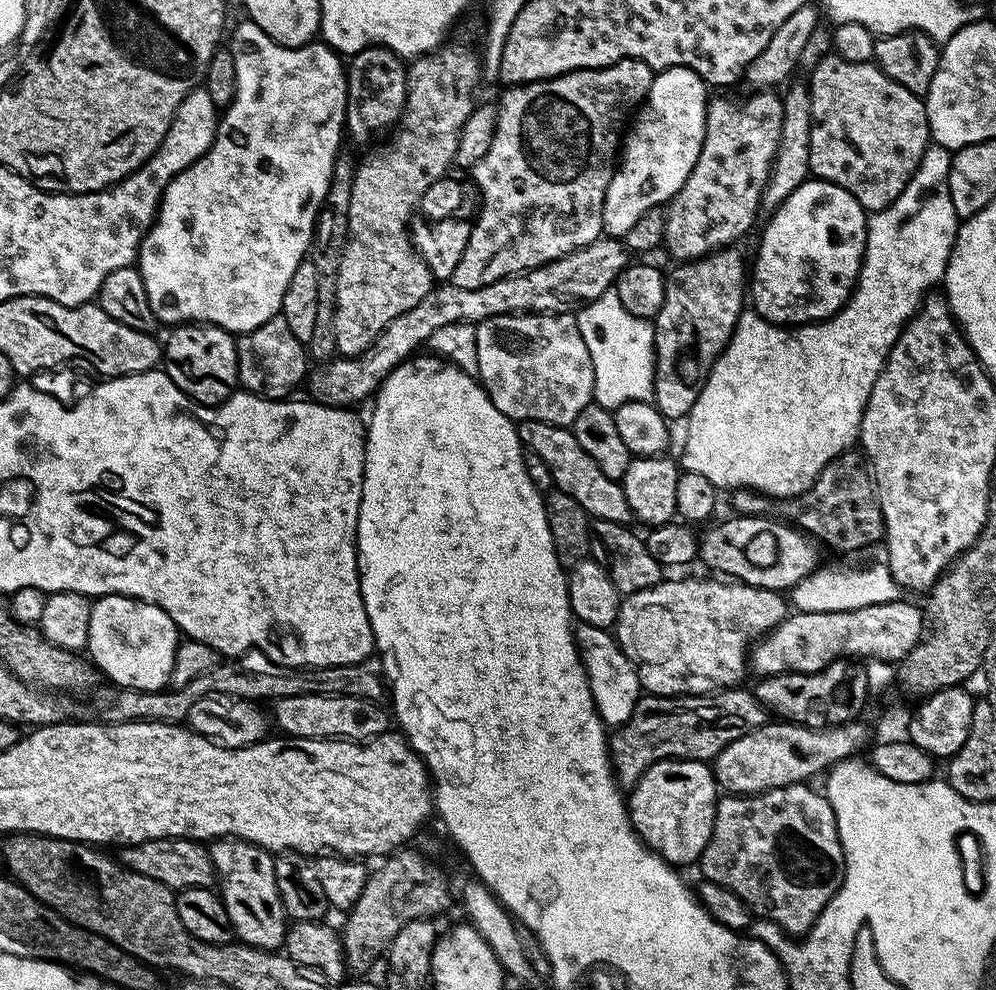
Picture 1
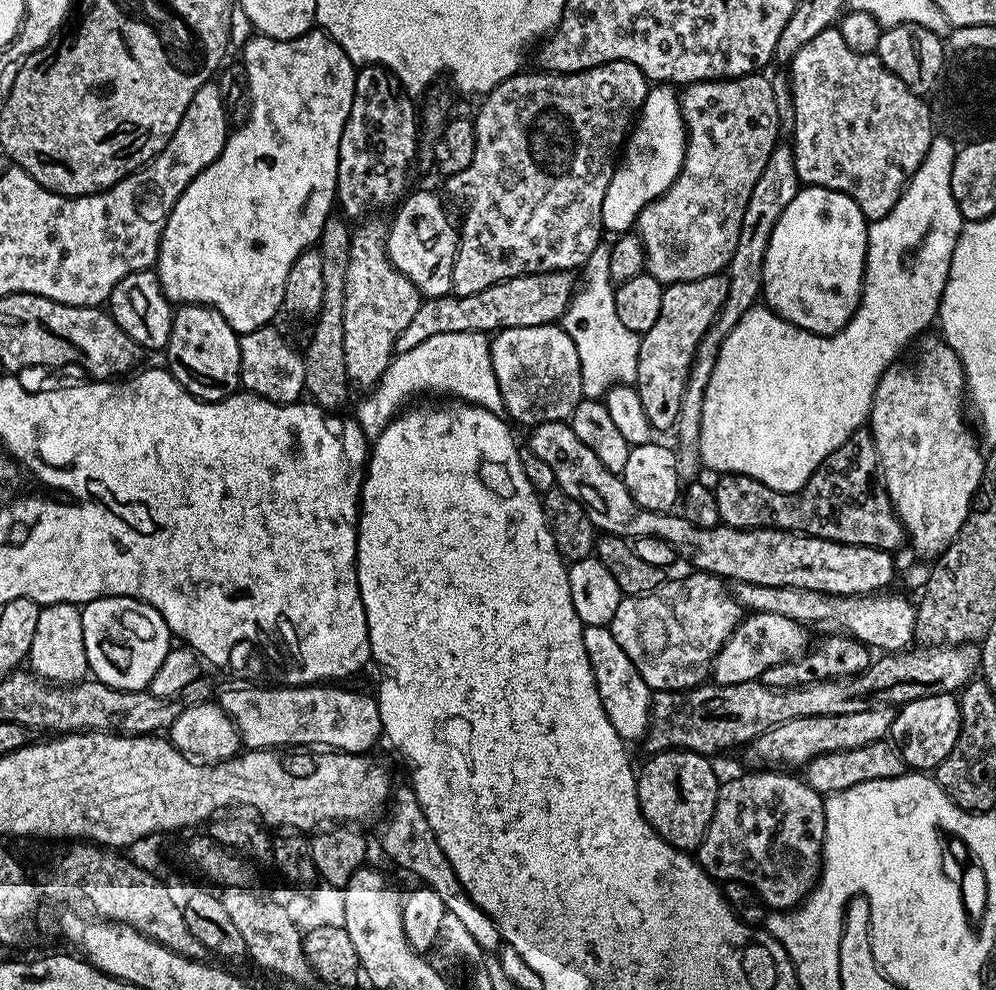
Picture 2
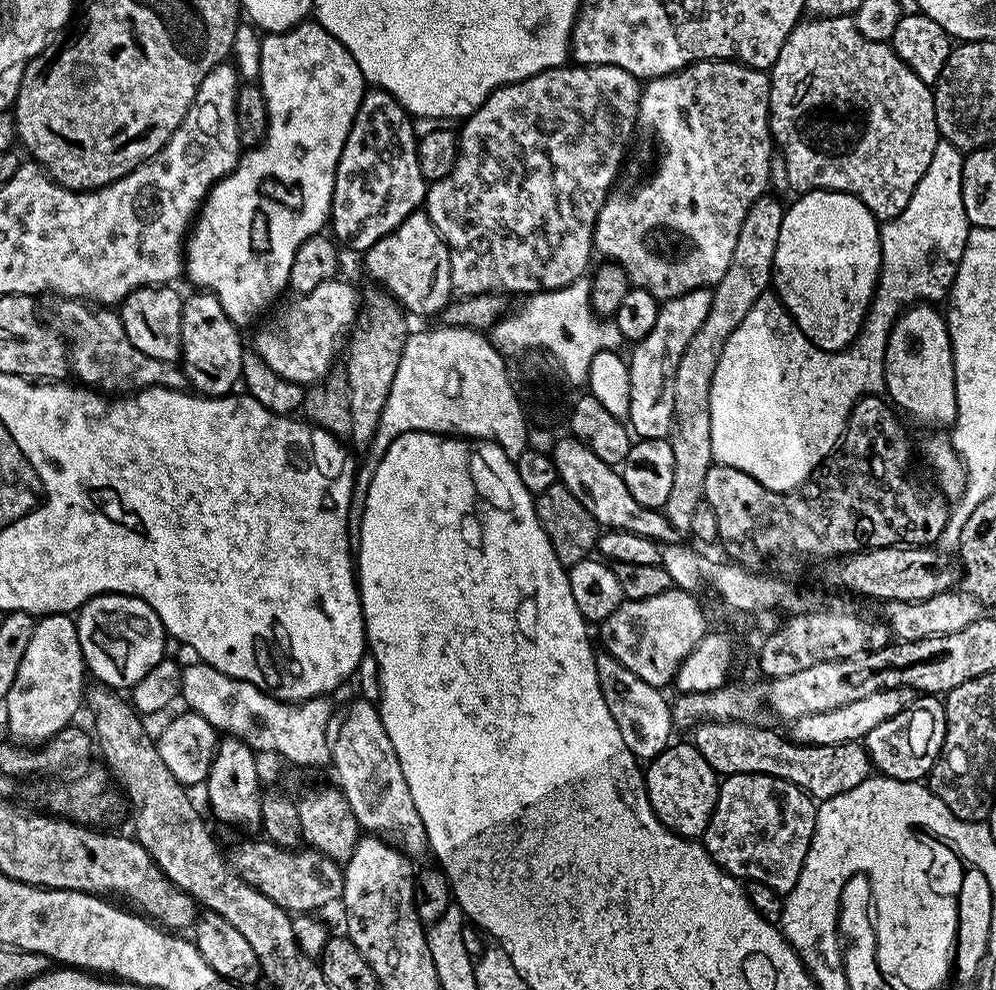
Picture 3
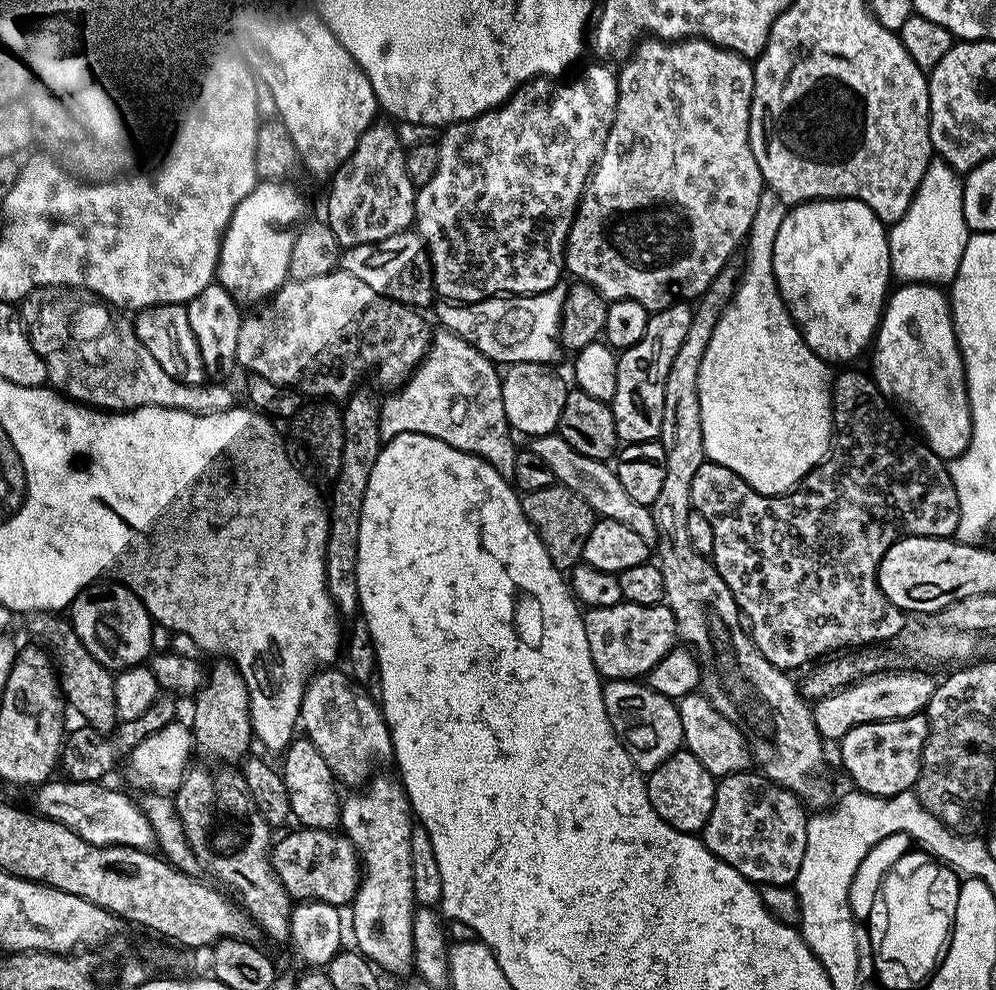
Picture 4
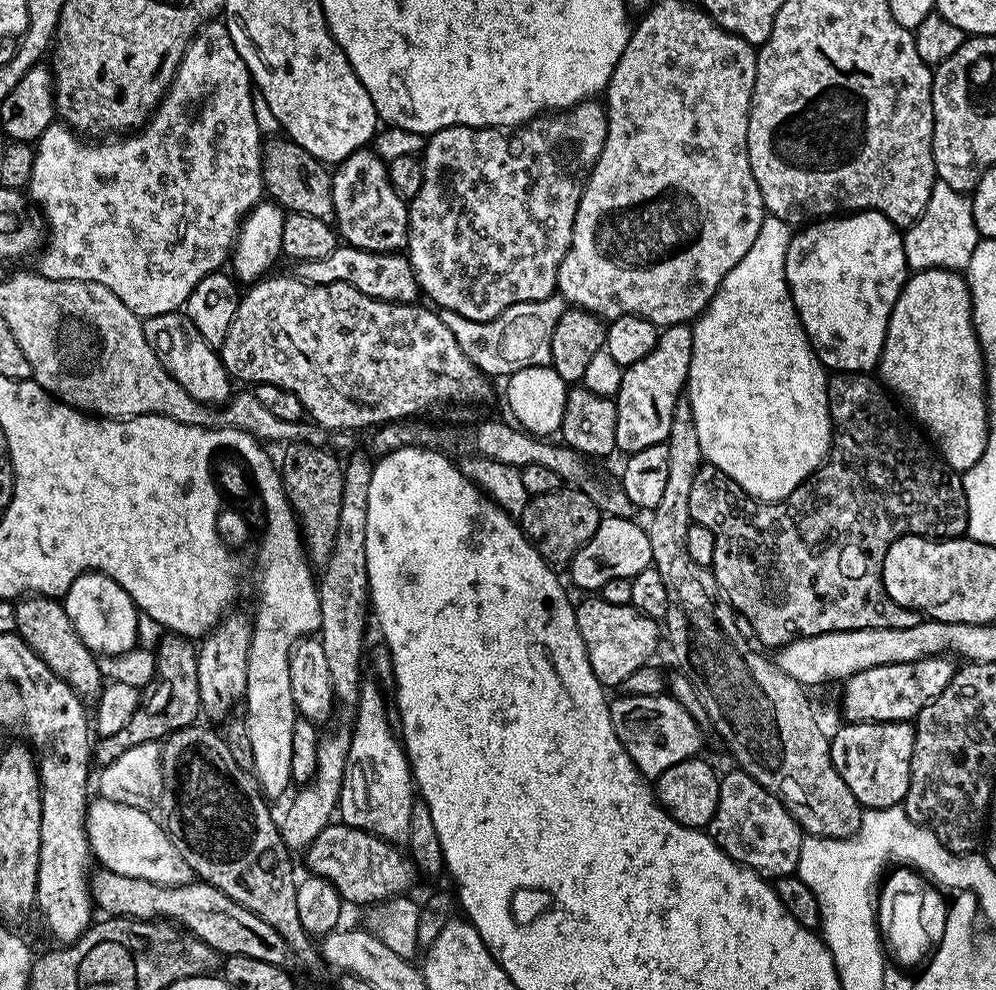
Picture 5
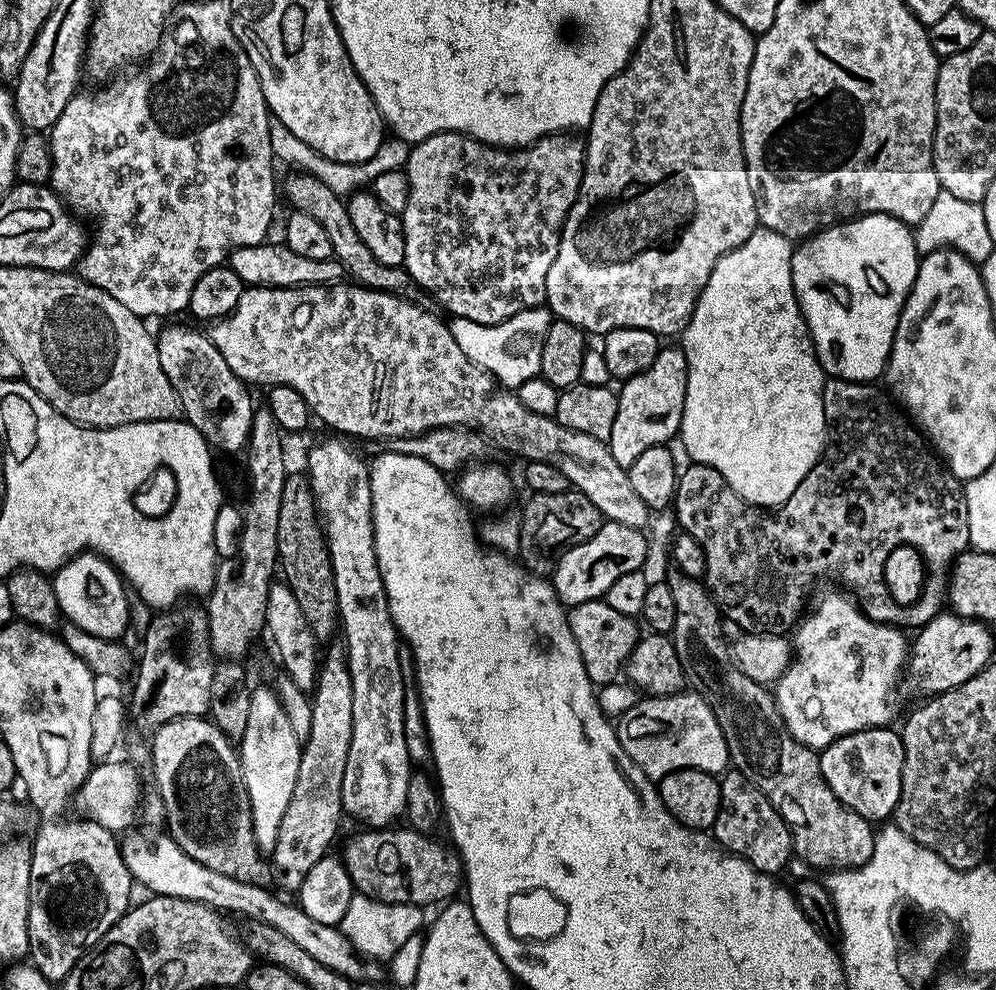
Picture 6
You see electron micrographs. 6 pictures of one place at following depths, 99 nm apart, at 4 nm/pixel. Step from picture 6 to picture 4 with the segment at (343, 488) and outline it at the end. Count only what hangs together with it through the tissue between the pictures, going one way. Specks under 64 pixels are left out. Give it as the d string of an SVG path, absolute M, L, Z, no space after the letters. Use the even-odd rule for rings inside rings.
M373 775L367 784L363 785L355 794L343 801L340 809L339 827L343 835L352 841L360 854L362 875L360 888L356 897L352 899L352 936L356 939L355 947L371 960L377 969L385 968L388 972L413 971L412 951L414 950L414 922L418 907L414 898L414 866L410 854L412 829L414 827L414 813L412 805L408 803L408 794L403 784L395 775Z

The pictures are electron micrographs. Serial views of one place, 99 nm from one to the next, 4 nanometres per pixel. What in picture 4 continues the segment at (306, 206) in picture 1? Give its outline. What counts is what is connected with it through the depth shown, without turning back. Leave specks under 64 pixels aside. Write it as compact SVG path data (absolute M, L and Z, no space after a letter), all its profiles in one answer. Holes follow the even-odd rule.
M240 8L232 16L232 32L240 36L248 47L246 59L253 73L268 87L272 96L275 115L286 126L300 155L300 164L312 172L331 173L343 164L351 154L358 138L372 123L372 116L378 112L376 95L363 70L354 62L354 58L334 38L334 34L322 22L315 11L308 12L271 12L268 8ZM261 179L237 201L220 241L220 256L216 261L215 279L241 305L252 306L267 300L289 279L290 246L296 237L294 229L305 219L303 216L304 200L288 185L288 182Z

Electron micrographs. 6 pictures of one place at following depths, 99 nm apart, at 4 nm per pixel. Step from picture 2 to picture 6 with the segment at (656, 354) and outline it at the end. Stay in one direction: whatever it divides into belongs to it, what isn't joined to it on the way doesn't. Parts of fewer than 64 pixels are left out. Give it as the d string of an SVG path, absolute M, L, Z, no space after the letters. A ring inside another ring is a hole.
M664 346L646 370L619 385L618 414L614 417L614 430L610 430L610 438L606 442L618 466L628 469L645 450L659 444L667 445L668 439L679 433L689 378L683 347Z

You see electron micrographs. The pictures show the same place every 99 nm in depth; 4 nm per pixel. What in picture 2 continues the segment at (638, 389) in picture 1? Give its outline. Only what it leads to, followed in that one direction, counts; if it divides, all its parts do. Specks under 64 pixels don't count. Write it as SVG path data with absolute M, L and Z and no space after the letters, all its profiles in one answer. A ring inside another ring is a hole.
M601 246L595 248L590 258L582 266L585 280L582 280L582 290L577 291L571 304L568 305L567 317L572 318L583 332L582 338L576 340L576 349L582 370L582 390L585 397L600 398L614 384L635 385L636 371L638 370L638 354L640 353L640 336L635 332L626 330L618 318L616 309L616 289L610 276L611 247Z

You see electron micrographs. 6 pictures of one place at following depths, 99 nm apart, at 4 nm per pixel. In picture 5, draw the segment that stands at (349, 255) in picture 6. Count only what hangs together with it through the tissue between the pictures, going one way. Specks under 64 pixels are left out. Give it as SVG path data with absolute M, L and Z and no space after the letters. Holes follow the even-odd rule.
M268 138L260 150L260 169L264 191L285 213L310 214L310 218L328 220L334 210L332 172L325 161L314 158L302 146L287 138Z

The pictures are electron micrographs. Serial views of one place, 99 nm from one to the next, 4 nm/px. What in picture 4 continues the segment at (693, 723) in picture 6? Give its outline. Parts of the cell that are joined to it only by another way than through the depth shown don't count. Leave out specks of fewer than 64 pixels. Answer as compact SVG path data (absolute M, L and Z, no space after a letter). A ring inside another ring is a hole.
M636 680L607 681L604 684L604 705L606 706L606 714L612 723L612 729L616 731L617 738L624 743L624 748L641 772L647 774L654 771L659 764L666 762L666 758L670 758L676 752L681 751L684 734L677 701L658 694L649 688L647 683Z

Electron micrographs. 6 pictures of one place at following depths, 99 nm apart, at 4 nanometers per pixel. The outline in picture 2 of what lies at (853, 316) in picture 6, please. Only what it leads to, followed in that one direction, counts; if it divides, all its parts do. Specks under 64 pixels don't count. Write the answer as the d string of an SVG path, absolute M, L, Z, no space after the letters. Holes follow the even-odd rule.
M801 187L794 202L782 210L782 218L770 234L770 246L766 246L763 303L807 332L819 336L841 332L860 305L868 225L860 207L846 194Z

